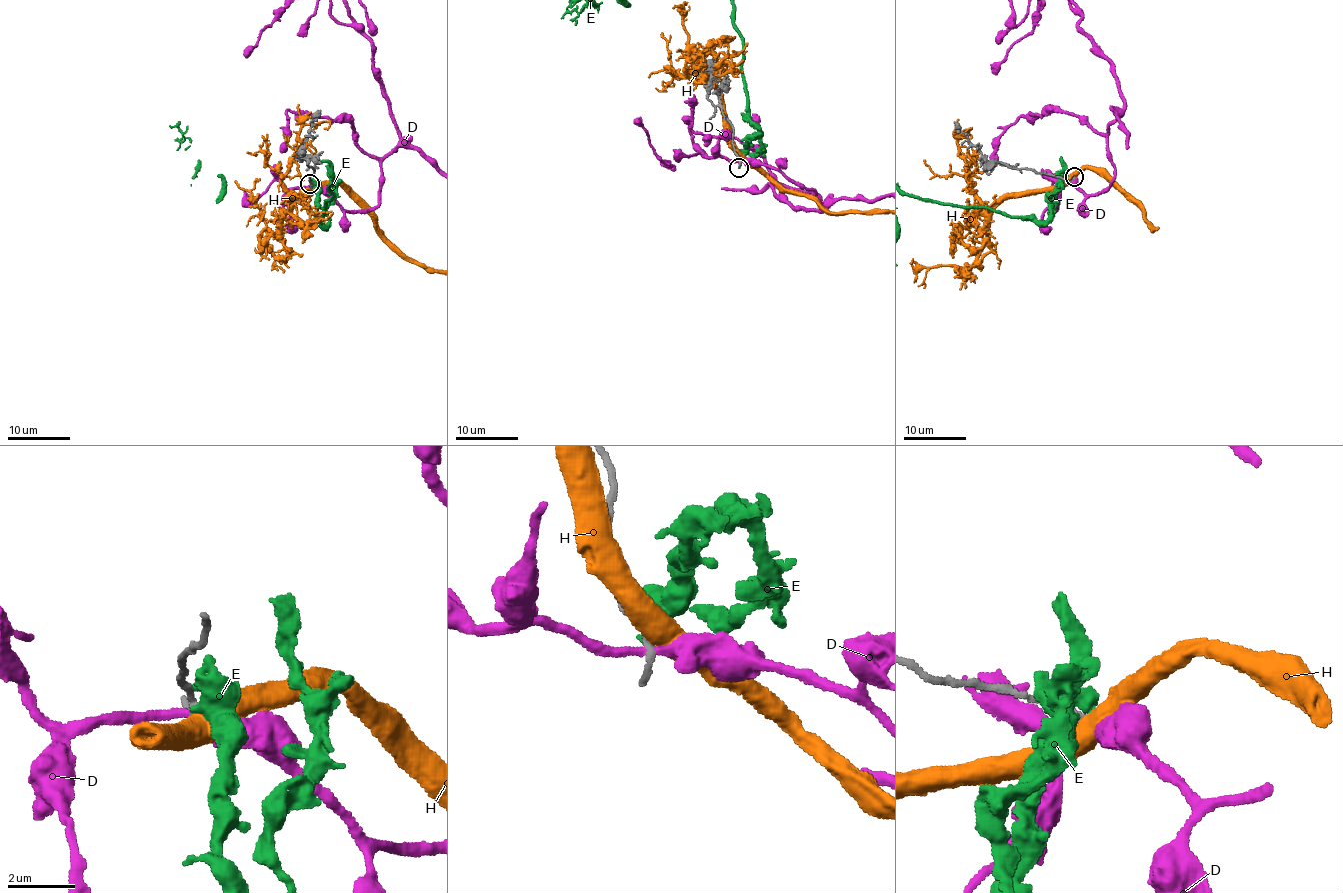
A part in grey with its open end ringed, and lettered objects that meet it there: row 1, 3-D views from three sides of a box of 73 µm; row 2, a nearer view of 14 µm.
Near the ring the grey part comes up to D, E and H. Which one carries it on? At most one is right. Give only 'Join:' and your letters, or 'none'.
Join: none

